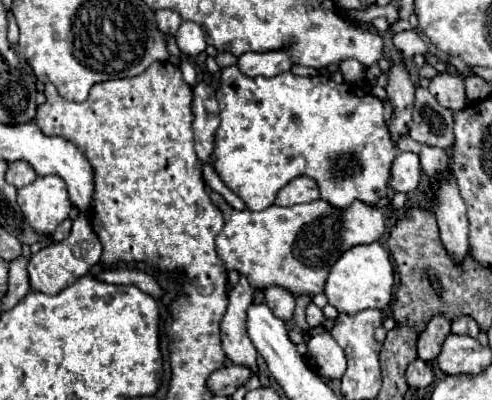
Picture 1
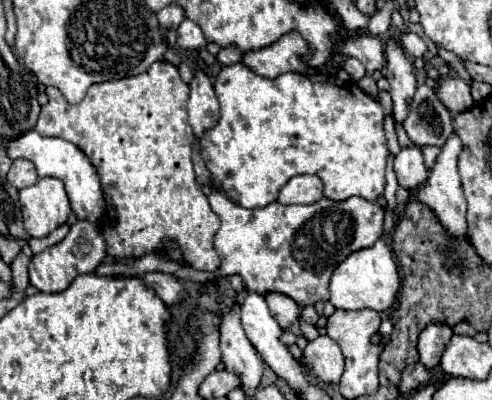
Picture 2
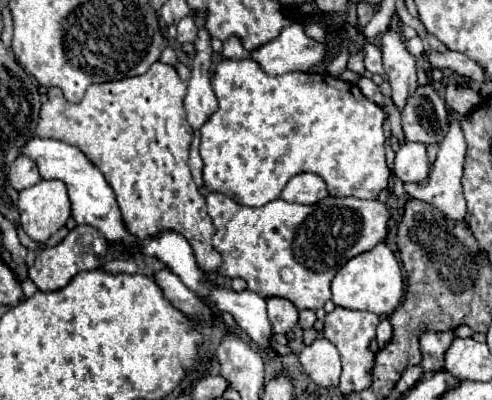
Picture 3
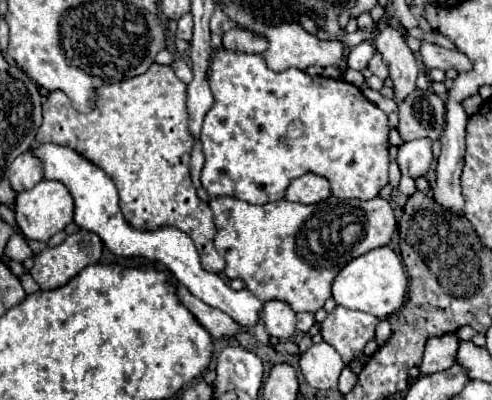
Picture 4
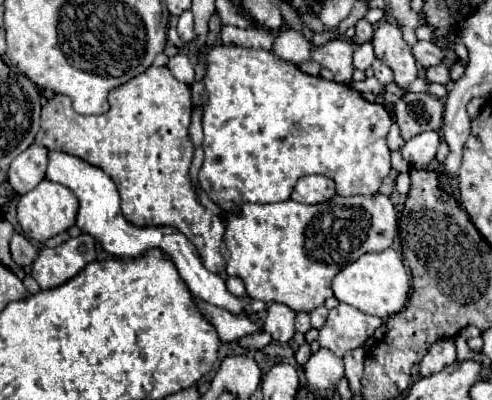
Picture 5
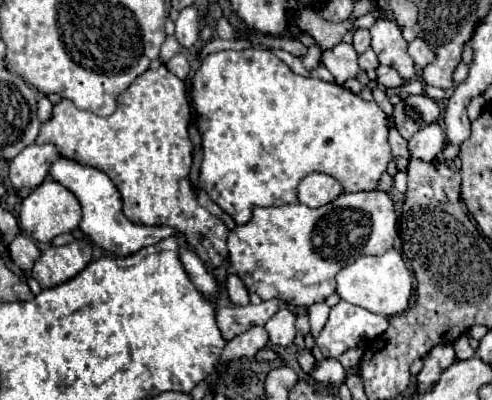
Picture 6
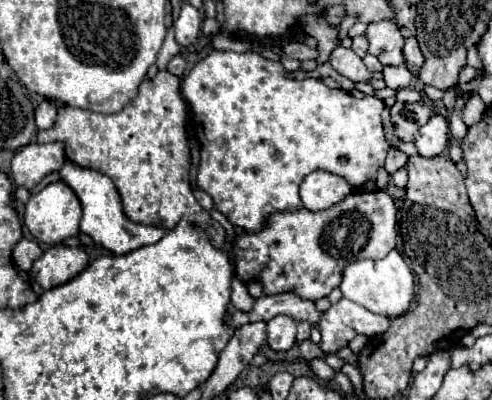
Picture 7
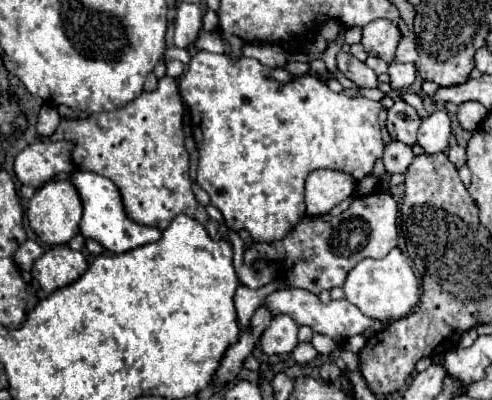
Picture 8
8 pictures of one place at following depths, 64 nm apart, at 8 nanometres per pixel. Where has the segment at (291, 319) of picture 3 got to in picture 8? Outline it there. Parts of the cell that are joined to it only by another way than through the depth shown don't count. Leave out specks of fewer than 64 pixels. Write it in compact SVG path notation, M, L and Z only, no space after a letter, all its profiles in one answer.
M278 314L260 336L260 350L264 354L290 354L298 344L296 336L298 324L290 316Z

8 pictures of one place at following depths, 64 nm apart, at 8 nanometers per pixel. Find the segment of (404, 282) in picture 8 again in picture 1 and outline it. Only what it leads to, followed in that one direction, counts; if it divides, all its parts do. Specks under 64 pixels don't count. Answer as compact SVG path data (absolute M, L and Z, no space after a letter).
M372 242L366 246L354 246L340 256L340 260L330 270L324 292L328 296L328 302L338 312L356 314L366 308L384 310L392 300L392 288L394 288L394 266L390 262L390 254L380 242Z

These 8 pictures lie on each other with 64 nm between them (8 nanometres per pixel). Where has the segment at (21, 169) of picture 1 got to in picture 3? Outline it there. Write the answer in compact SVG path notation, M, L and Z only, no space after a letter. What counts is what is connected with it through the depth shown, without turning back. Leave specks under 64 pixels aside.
M20 154L12 168L10 168L10 174L8 174L8 180L10 184L20 192L24 188L30 188L32 184L36 184L40 180L40 174L38 174L38 168L36 168L36 162L30 160L28 156Z

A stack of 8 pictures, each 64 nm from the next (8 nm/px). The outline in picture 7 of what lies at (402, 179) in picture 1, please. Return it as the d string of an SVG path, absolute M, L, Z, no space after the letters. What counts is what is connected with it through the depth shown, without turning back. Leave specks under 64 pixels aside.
M434 114L416 134L414 144L426 158L446 152L448 146L448 120L442 114Z

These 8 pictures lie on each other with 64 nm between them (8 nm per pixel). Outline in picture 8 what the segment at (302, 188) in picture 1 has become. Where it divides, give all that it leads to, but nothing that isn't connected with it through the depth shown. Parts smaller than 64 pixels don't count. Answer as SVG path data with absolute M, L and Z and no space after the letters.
M314 170L306 180L306 212L310 216L326 214L354 192L356 180L340 170Z

